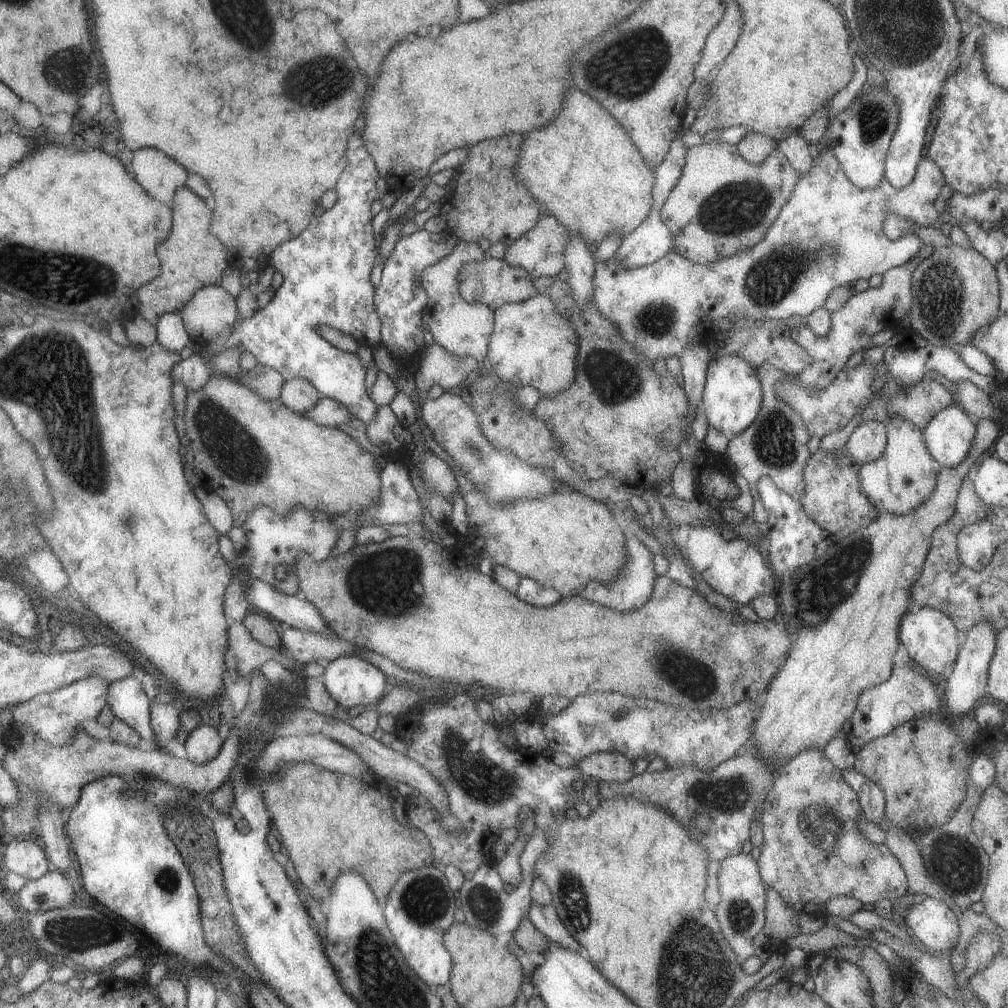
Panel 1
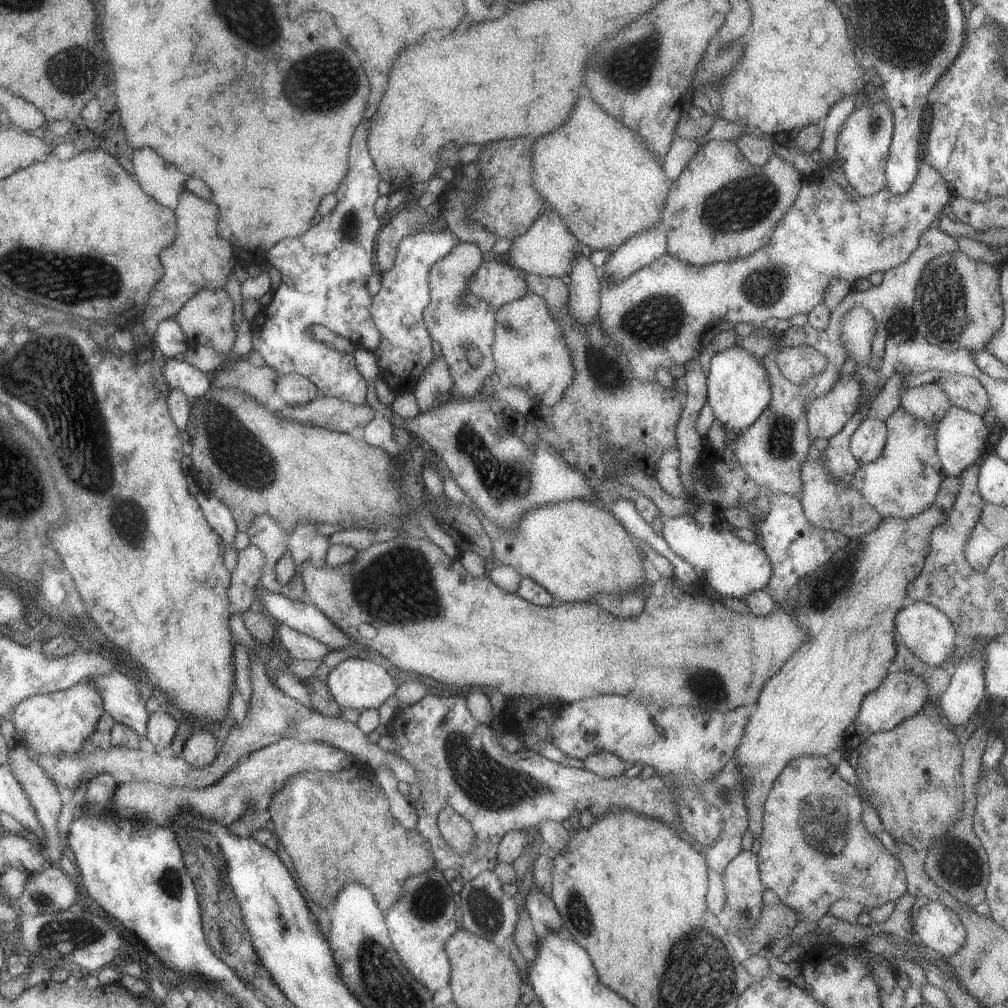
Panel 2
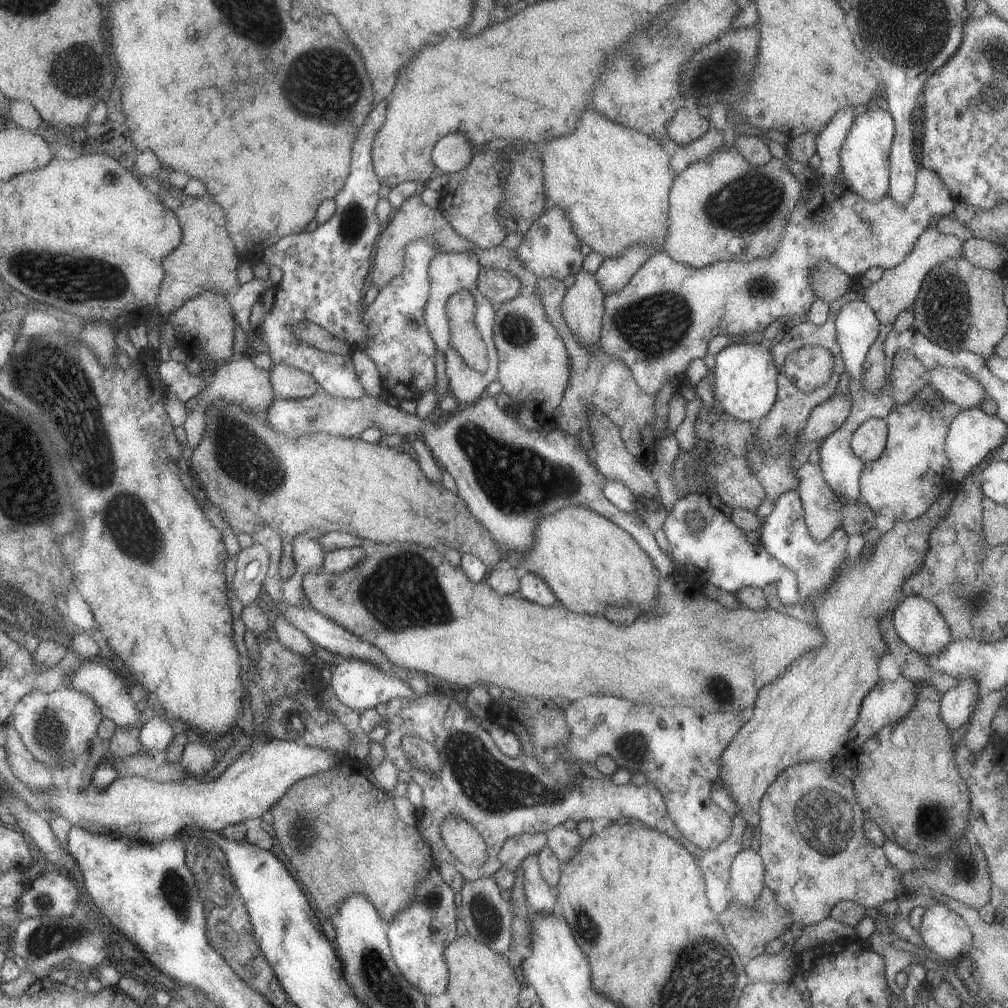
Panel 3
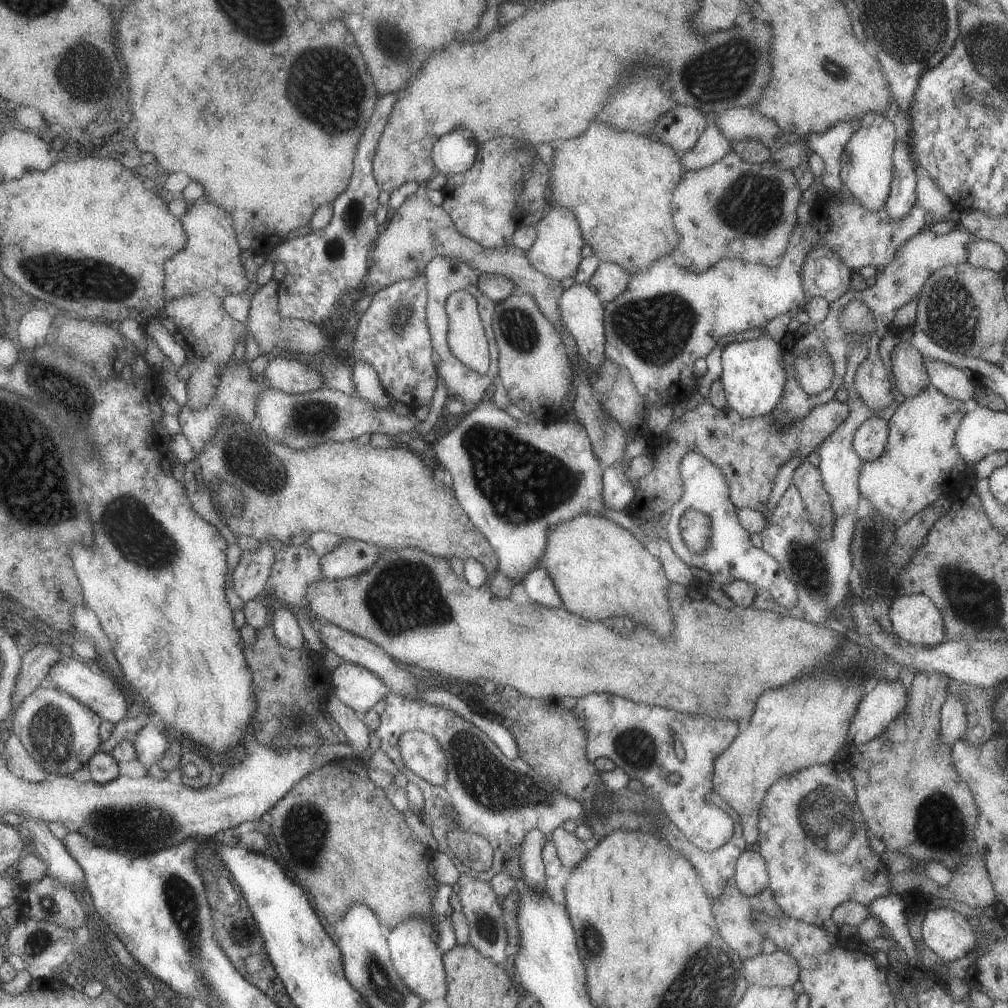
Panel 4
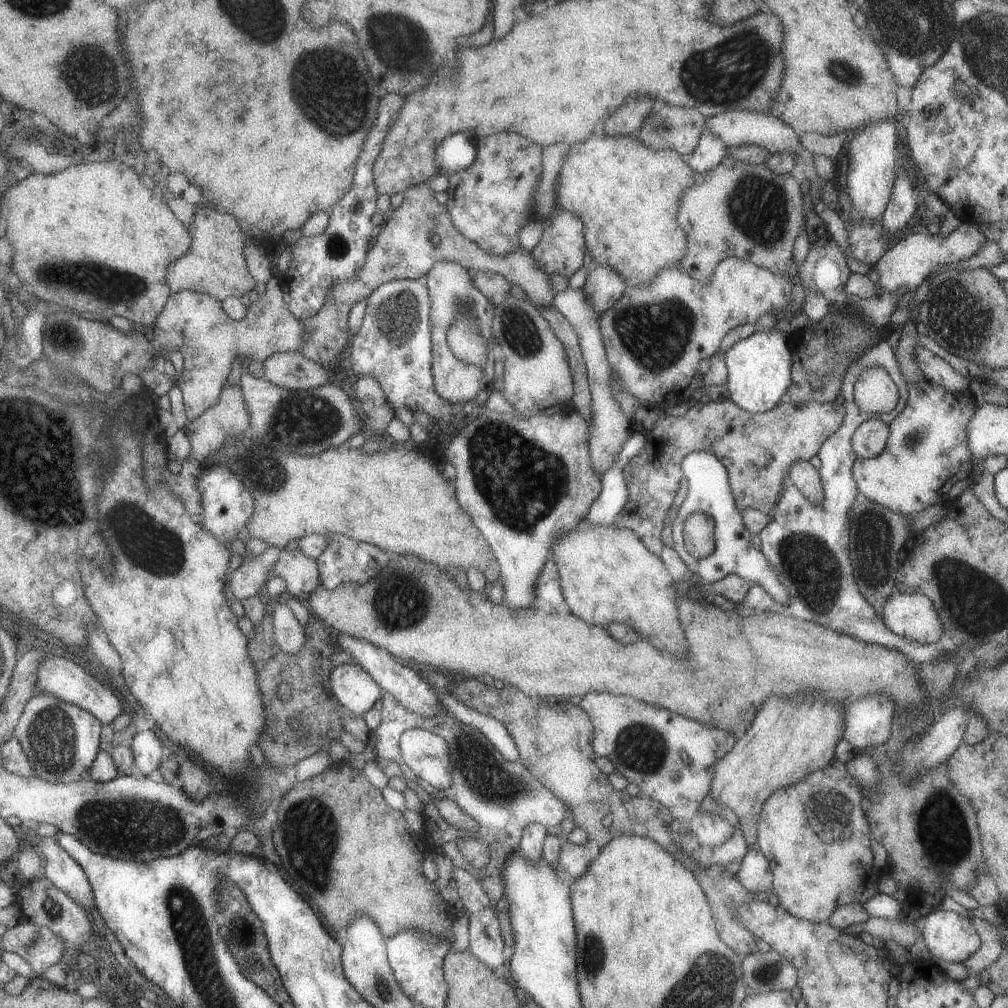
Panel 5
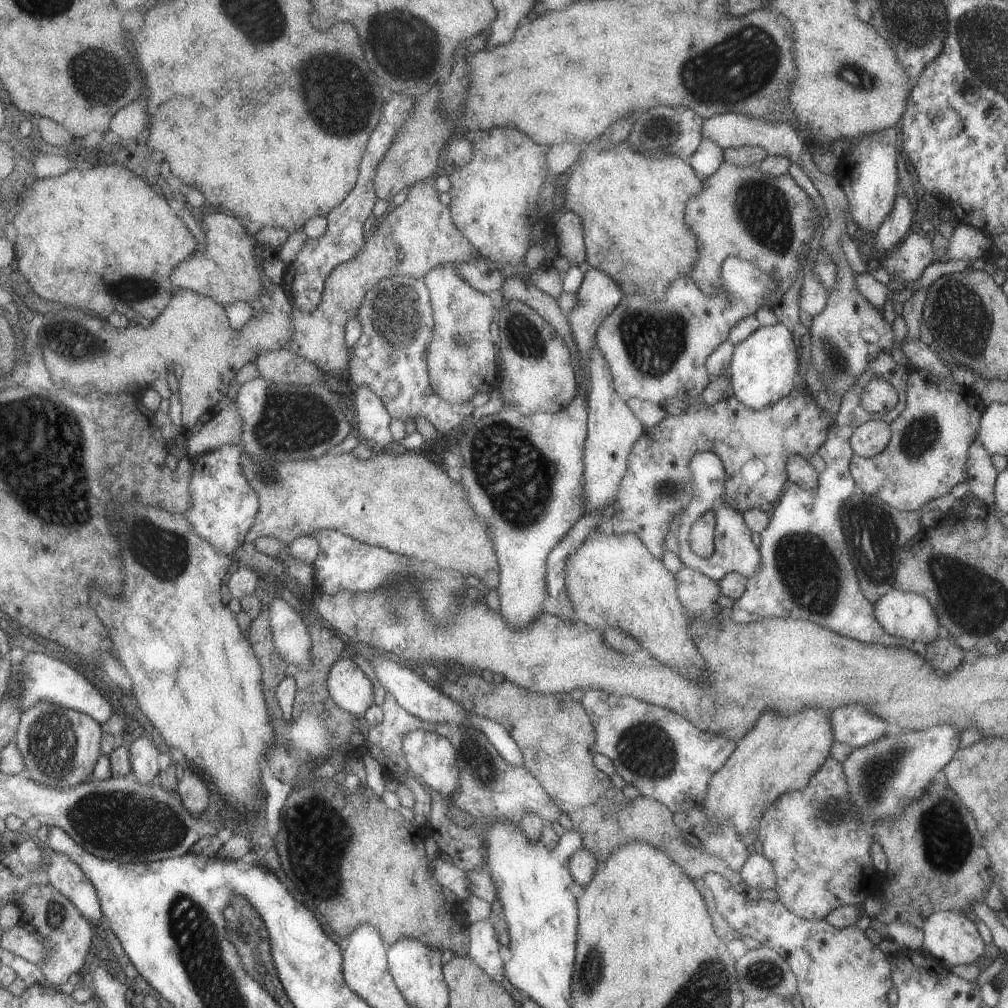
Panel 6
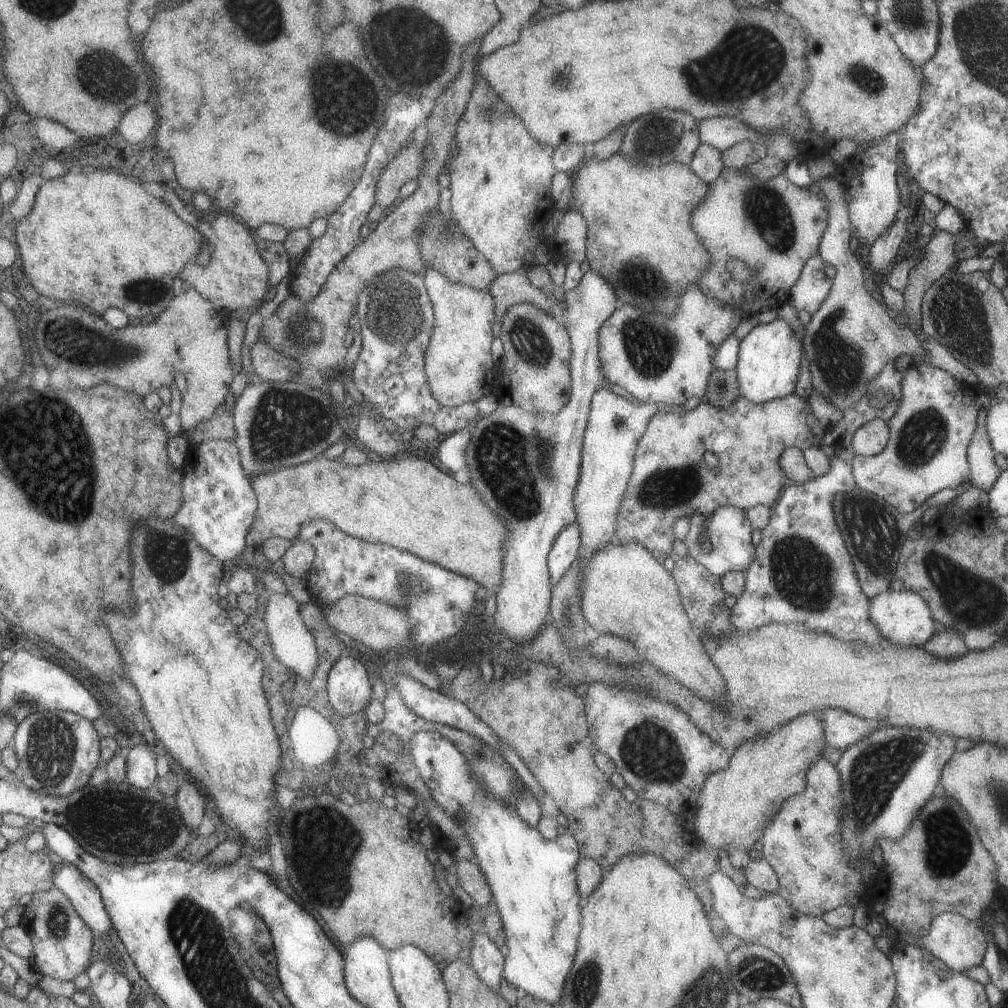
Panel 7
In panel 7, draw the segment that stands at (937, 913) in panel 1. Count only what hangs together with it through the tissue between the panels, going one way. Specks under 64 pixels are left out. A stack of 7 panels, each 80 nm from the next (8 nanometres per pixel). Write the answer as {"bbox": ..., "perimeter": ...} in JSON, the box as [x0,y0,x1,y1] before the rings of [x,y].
{"bbox":[921,912,986,972],"perimeter":[[[941,912],[931,920],[921,946],[949,969],[960,972],[981,965],[986,950],[985,936],[978,922],[966,920],[963,916],[951,912]]]}

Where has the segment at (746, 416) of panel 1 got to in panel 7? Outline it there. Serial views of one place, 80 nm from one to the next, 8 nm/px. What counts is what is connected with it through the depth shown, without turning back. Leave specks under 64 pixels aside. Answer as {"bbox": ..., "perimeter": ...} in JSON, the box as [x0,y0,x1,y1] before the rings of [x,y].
{"bbox":[734,317,801,404],"perimeter":[[[776,317],[769,324],[758,323],[738,345],[734,371],[739,394],[751,404],[763,404],[792,394],[799,374],[801,356],[801,342],[787,322]]]}

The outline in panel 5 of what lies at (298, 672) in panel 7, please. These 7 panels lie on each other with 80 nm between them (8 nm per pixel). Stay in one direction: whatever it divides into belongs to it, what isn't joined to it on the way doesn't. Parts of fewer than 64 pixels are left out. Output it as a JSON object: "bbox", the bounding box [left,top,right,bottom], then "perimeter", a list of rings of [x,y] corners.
{"bbox":[270,598,307,655],"perimeter":[[[283,598],[273,606],[270,615],[276,645],[288,655],[296,655],[307,642],[307,637],[299,621],[285,605]]]}

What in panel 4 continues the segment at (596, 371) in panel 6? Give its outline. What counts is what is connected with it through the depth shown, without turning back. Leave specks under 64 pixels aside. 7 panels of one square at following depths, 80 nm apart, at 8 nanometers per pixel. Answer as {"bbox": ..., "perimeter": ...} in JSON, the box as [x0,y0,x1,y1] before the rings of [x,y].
{"bbox":[558,284,604,371],"perimeter":[[[573,284],[563,290],[558,298],[560,319],[565,328],[573,335],[580,358],[591,371],[597,371],[604,361],[604,328],[602,325],[603,307],[599,297],[592,292],[588,284]]]}

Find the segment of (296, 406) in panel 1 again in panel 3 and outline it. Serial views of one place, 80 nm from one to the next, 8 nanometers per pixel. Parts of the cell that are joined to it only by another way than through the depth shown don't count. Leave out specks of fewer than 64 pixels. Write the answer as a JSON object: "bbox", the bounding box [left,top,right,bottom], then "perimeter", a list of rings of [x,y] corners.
{"bbox":[268,363,319,399],"perimeter":[[[283,363],[271,364],[268,373],[274,394],[284,399],[305,398],[319,390],[317,381],[298,368]]]}

